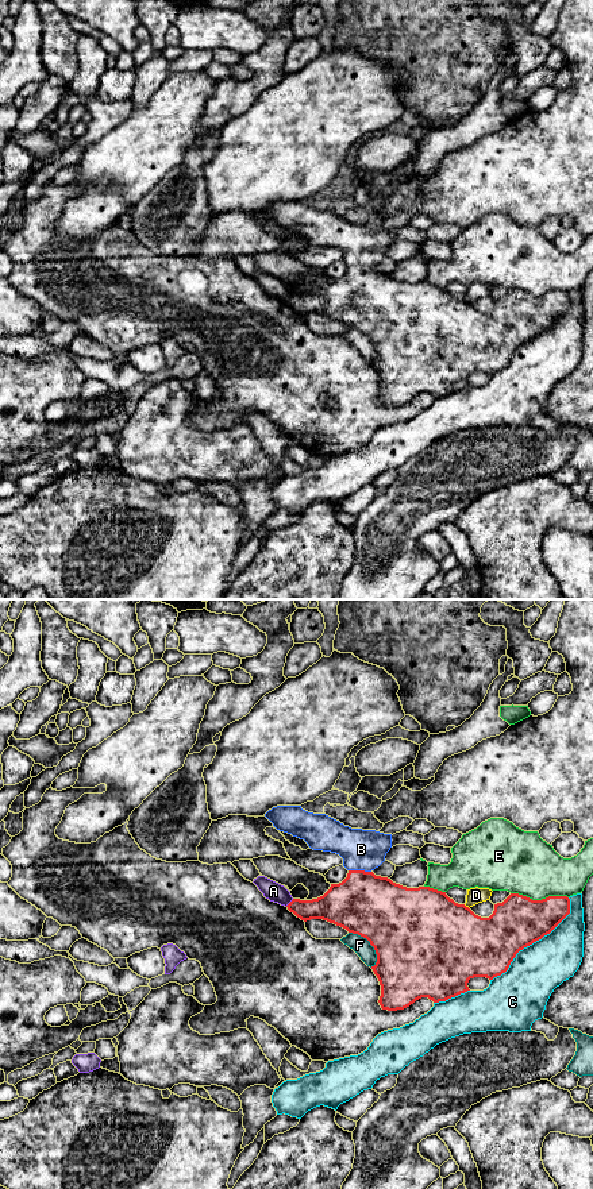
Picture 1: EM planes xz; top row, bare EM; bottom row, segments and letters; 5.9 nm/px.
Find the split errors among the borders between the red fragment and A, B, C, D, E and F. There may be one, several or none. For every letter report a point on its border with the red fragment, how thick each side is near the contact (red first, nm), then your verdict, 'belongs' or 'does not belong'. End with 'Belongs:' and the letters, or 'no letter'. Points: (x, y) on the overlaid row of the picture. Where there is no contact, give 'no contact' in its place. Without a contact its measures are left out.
A: xz (291, 902) | 180/120 nm | does not belong
B: xz (359, 871) | 380/240 nm | belongs
C: xz (534, 941) | 320/300 nm | does not belong
D: xz (465, 906) | 500/100 nm | does not belong
E: xz (539, 900) | 300/380 nm | does not belong
F: xz (370, 944) | 480/100 nm | does not belong
Belongs: B

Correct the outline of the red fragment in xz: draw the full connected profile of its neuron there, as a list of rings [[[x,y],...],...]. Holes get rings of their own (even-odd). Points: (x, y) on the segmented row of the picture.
[[[277,806],[265,817],[277,830],[304,839],[311,849],[336,853],[343,858],[343,866],[349,873],[342,883],[331,884],[330,889],[317,899],[293,899],[286,907],[304,922],[323,919],[370,942],[377,954],[377,962],[371,969],[381,985],[378,1003],[382,1010],[404,1010],[421,997],[428,997],[434,1003],[446,1001],[470,991],[467,987],[470,978],[493,980],[501,976],[520,950],[550,934],[570,914],[567,896],[532,900],[519,893],[511,893],[502,903],[494,904],[494,911],[489,918],[481,918],[465,904],[455,903],[446,892],[430,887],[407,888],[388,877],[376,876],[373,870],[385,861],[385,856],[392,848],[392,834],[351,829],[326,814],[308,812],[301,806]]]

